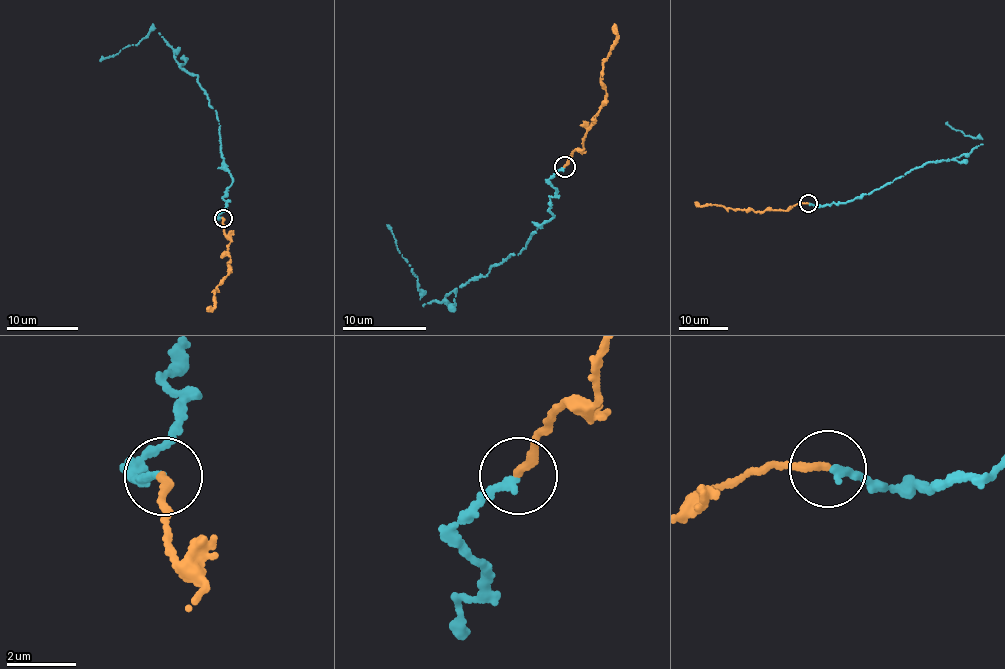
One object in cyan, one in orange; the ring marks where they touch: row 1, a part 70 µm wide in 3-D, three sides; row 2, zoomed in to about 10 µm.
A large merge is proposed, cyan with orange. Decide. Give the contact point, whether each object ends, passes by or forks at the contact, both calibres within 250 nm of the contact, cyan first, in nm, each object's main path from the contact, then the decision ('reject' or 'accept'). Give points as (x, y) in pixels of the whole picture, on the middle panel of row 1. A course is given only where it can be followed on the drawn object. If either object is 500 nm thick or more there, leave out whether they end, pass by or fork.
(564, 167) | cyan ends | orange ends | 240/240 nm | cyan via (564, 167), (548, 180), (556, 190), (548, 198), (554, 216), (520, 254), (440, 302), (423, 303), (386, 224) | orange via (564, 167), (573, 152), (584, 149), (585, 132), (596, 122), (606, 96), (601, 72), (617, 36), (615, 23) | accept

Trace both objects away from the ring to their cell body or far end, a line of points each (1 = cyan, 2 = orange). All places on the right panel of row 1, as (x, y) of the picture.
1: (808, 203), (818, 206), (847, 202), (914, 168), (954, 159), (981, 143), (980, 139), (945, 123)
2: (808, 203), (795, 204), (786, 210), (765, 209), (762, 212), (710, 204), (700, 206), (694, 201)

